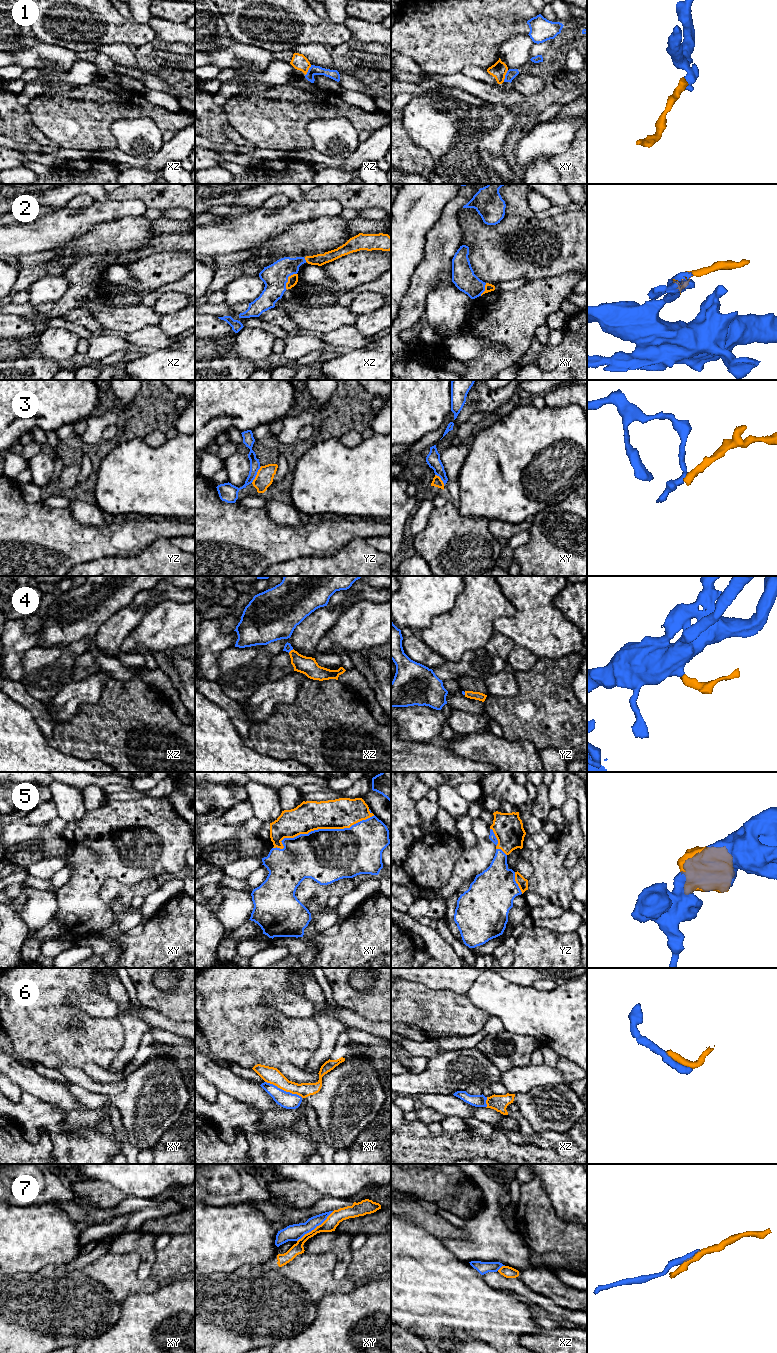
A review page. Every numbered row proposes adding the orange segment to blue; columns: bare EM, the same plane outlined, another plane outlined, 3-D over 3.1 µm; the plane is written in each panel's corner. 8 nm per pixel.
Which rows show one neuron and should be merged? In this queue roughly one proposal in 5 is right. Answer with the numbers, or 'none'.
2, 4, 5

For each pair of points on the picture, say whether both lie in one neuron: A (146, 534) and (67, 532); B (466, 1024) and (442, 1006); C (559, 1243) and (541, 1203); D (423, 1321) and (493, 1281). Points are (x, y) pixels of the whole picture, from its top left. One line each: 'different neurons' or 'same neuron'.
A: same neuron
B: same neuron
C: same neuron
D: different neurons

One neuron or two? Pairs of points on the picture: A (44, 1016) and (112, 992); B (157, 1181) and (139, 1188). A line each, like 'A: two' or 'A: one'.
A: two
B: one

